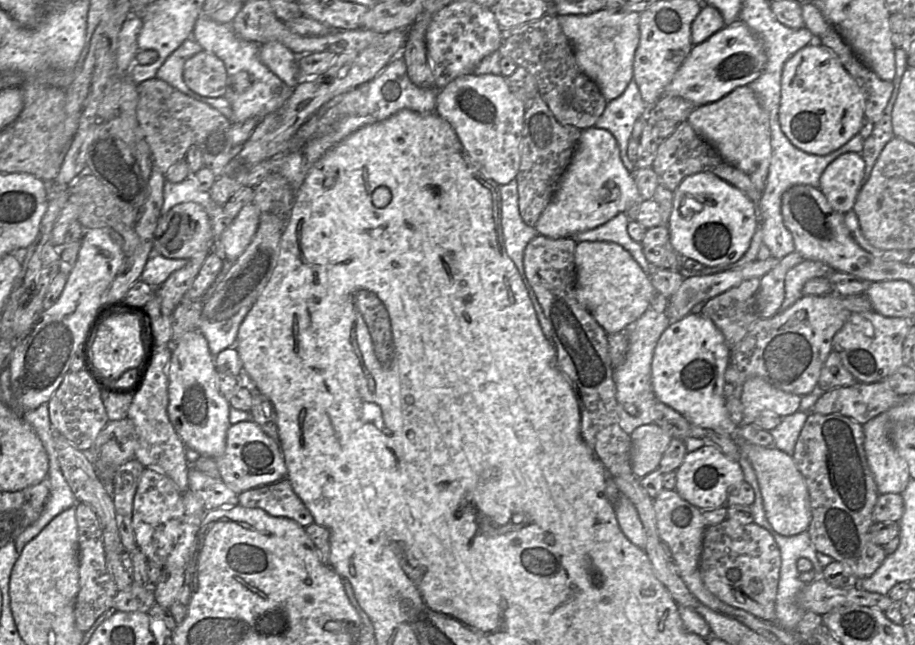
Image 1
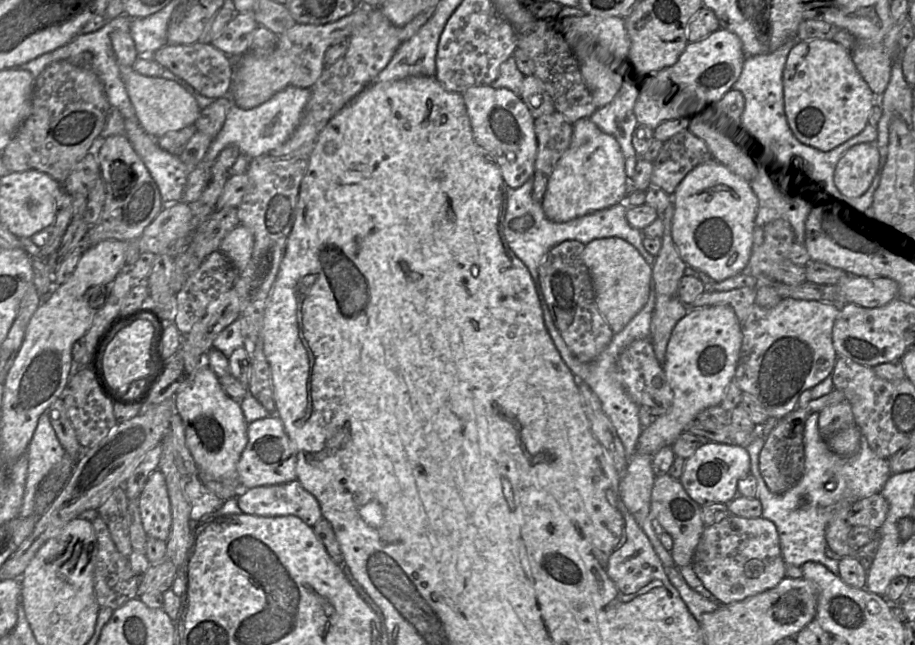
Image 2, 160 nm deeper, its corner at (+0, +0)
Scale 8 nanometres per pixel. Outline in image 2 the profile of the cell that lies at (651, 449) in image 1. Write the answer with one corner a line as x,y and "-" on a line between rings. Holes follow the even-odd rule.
717,304
689,309
671,333
663,364
663,371
673,393
672,405
667,413
655,417
652,423
641,431
636,452
653,456
661,448
672,446
682,433
687,432
689,424
696,420
700,411
710,406
720,405
728,384
734,378
741,343
741,325
731,306

